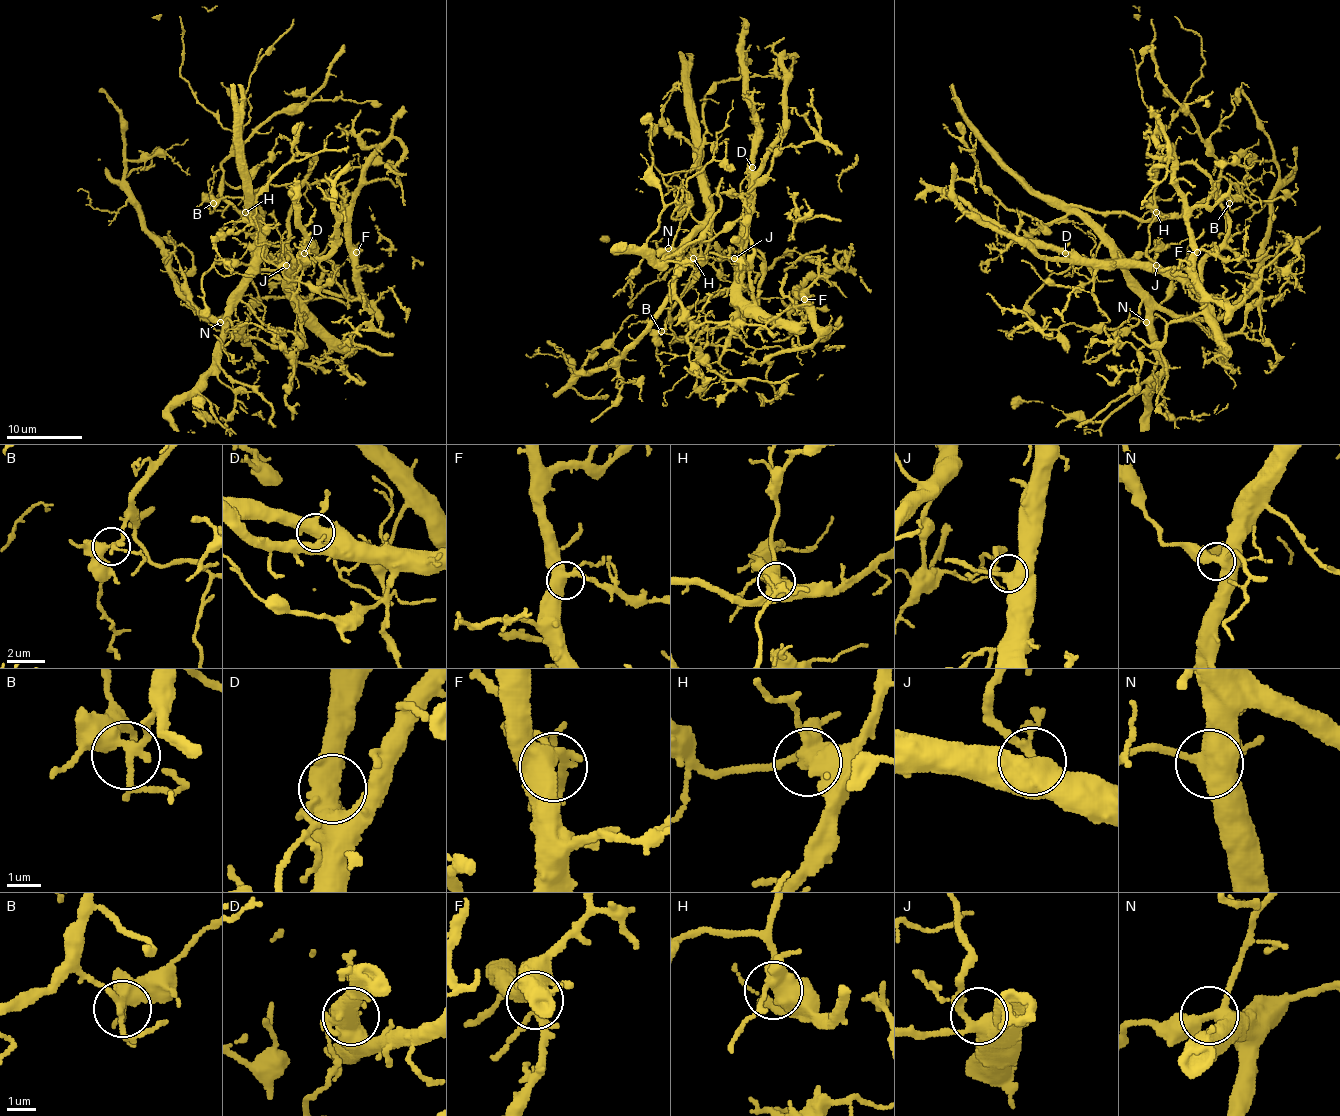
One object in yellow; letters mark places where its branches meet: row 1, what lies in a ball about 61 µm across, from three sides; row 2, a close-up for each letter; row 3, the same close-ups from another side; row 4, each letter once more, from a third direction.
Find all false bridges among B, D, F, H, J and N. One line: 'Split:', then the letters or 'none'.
Split: D

